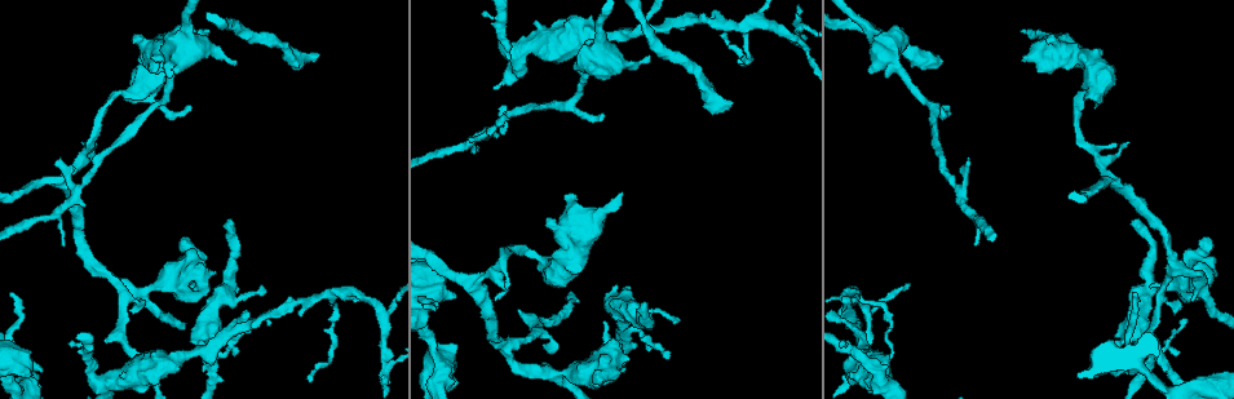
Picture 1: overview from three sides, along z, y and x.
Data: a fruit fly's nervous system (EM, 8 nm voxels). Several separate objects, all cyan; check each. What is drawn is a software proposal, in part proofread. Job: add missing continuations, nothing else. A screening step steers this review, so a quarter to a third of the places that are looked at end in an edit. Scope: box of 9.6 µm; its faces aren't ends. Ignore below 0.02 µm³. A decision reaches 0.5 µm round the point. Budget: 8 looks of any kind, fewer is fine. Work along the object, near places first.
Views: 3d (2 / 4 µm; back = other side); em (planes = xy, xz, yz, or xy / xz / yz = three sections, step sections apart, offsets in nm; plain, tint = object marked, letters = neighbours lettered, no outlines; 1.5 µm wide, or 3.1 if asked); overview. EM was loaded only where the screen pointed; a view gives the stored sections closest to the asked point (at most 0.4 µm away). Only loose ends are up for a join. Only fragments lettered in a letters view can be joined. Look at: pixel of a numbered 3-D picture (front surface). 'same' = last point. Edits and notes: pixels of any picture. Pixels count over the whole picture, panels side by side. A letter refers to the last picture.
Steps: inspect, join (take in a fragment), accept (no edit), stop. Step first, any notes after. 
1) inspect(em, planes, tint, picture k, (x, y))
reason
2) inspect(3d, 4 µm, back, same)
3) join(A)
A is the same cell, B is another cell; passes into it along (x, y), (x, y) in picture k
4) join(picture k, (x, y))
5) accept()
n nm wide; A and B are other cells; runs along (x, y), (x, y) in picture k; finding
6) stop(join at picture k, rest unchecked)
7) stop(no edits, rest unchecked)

inspect(em, planes, letters, picture 1, (732, 102))
free end

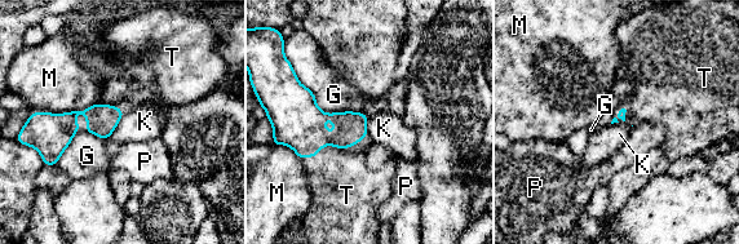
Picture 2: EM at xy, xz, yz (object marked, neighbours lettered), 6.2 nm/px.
join(T)
T is the same cell, G, K, M and P are other cells; passes into it along (304, 132), (340, 149), (344, 189) in picture 2; the cell continues

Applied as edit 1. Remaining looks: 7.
inspect(3d, 2 µm, picture 1, (1096, 106))
free end

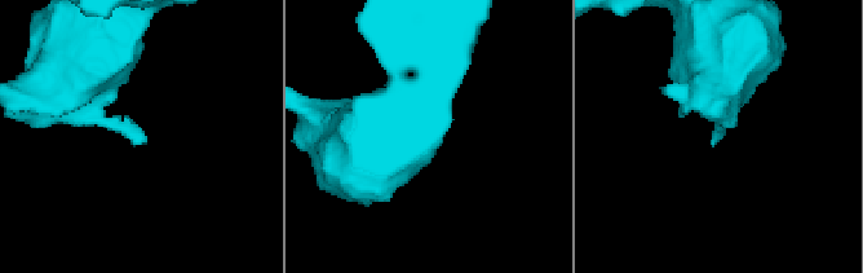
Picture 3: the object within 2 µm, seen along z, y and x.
inspect(em, xy, step 8, letters, picture 3, (711, 142))

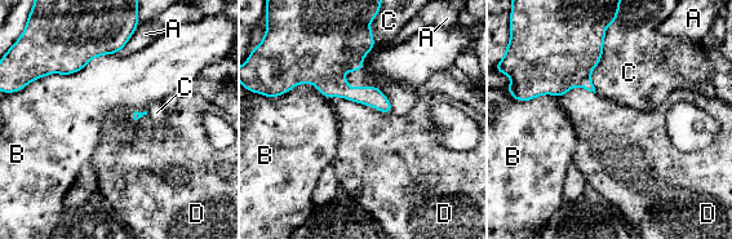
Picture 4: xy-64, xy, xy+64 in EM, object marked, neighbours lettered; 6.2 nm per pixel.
accept()
A, B, C and D are other cells; runs along (316, 80), (372, 96), (387, 109) in picture 4; no lettered fragment goes on from it

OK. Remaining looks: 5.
inspect(3d, 2 µm, picture 1, (946, 106))
branch stops here

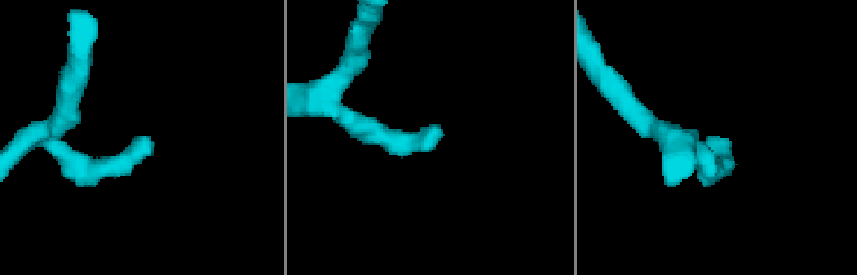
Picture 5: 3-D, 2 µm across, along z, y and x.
inspect(em, planes, letters, picture 5, (708, 144))

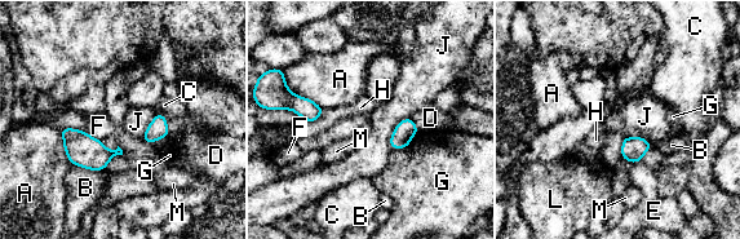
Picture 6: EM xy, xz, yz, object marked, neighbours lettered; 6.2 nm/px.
accept()
A, B, C, D, E, F, G, H, J, L and M are other cells; no lettered fragment goes on from it

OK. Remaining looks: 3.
stop(join at picture 2, rest unchecked)

